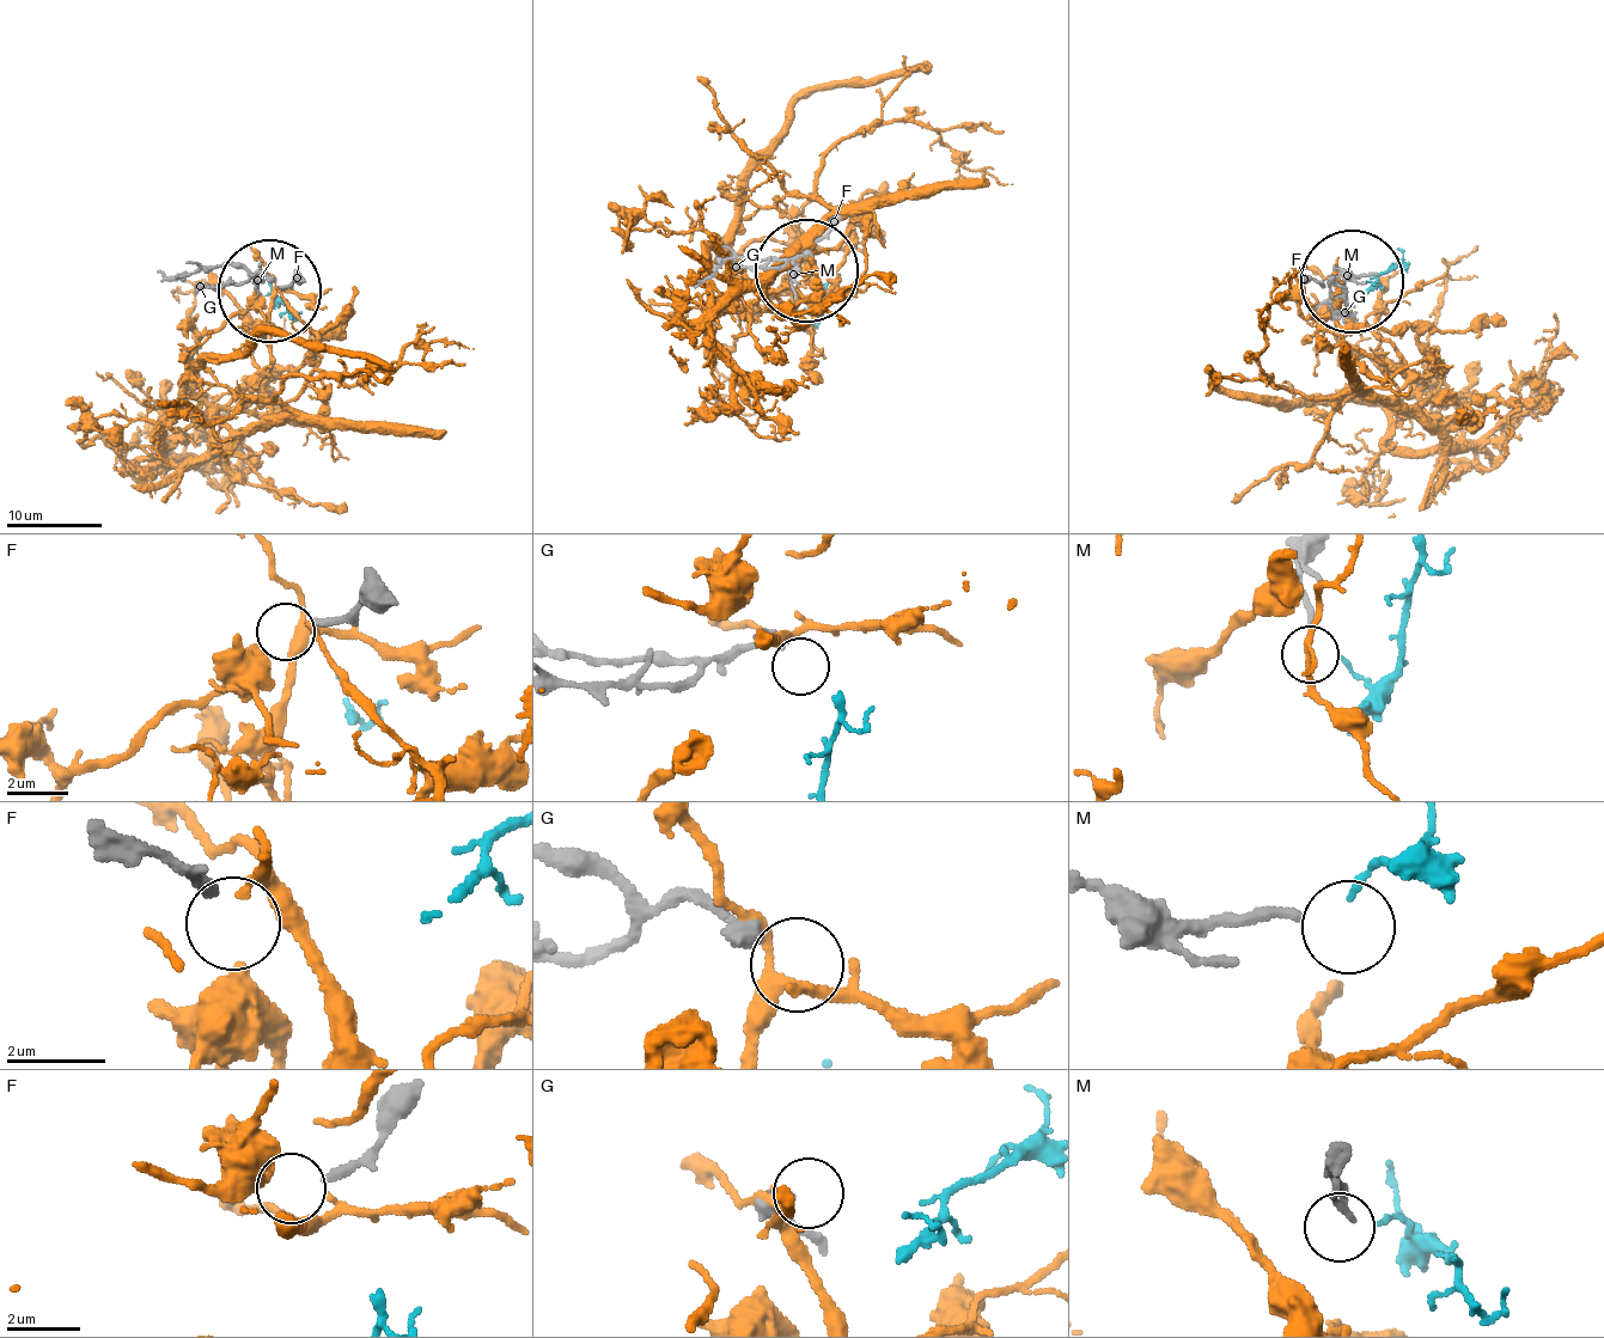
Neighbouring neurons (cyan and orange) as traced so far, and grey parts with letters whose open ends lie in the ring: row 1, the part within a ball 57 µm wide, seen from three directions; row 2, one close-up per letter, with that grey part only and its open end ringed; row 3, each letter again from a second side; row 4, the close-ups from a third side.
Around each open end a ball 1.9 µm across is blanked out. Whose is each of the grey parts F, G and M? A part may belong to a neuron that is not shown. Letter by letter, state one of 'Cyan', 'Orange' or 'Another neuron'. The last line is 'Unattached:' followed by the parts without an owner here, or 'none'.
F: Another neuron
G: Another neuron
M: Another neuron
Unattached: F, G, M

